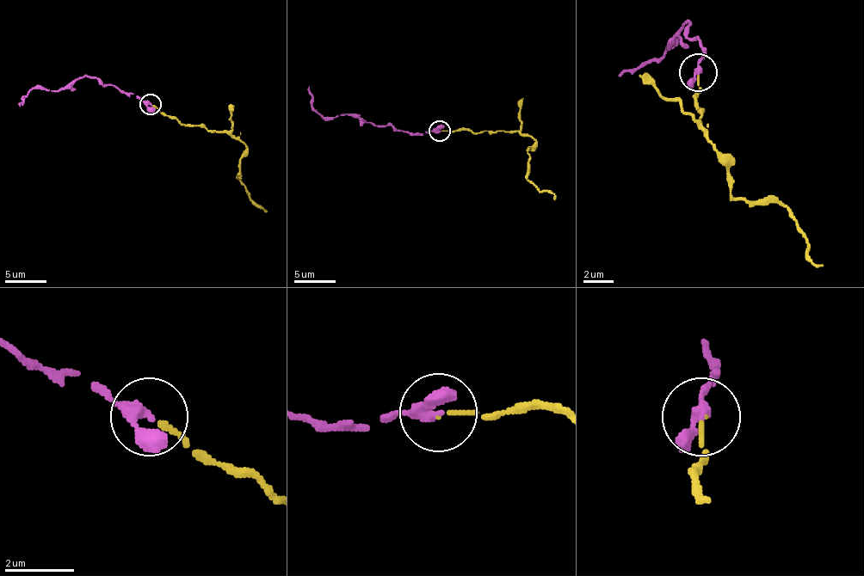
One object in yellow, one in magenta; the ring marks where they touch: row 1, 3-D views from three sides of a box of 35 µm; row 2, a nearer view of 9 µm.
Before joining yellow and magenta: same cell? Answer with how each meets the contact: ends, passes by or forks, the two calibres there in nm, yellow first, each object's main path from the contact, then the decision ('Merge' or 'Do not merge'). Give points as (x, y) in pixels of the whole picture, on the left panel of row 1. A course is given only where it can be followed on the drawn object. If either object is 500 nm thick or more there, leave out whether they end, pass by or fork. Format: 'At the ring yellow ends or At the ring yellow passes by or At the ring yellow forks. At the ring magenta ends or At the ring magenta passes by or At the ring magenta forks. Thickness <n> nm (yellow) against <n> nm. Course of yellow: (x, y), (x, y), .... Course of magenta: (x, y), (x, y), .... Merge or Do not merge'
At the ring yellow ends. At the ring magenta passes by. Thickness 110 nm (yellow) against 280 nm. Course of yellow: (151, 105), (175, 117), (182, 123), (231, 131), (247, 149), (238, 180), (251, 199), (266, 211). Course of magenta: (151, 105), (120, 90), (102, 86), (95, 77), (77, 77), (63, 88), (33, 88), (19, 107). Merge

